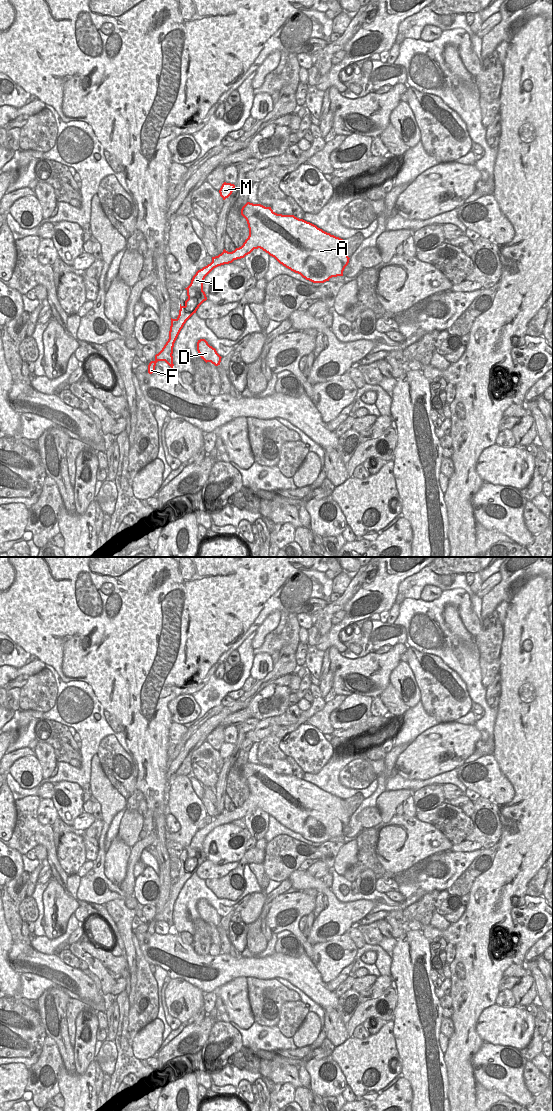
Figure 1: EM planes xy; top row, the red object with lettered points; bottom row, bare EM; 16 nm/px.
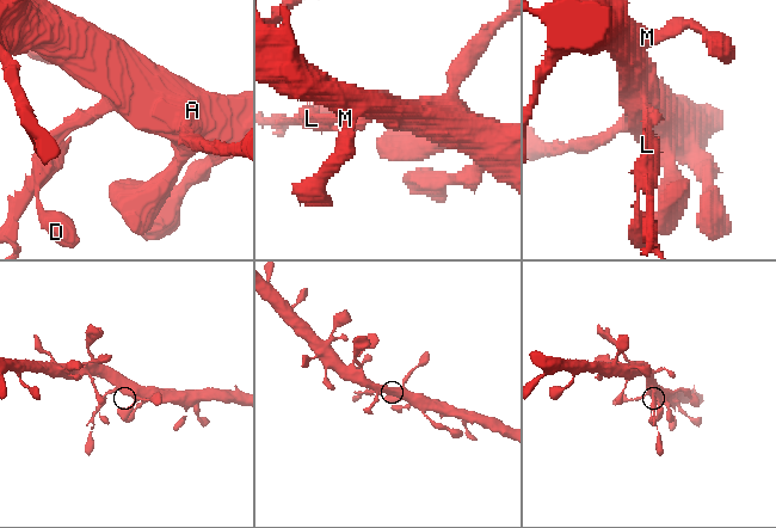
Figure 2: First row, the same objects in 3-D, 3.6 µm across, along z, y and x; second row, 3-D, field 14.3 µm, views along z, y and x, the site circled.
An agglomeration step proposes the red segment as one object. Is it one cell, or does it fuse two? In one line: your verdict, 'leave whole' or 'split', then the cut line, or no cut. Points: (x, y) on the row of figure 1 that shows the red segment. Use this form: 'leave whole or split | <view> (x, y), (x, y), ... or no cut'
split | xy (171, 323), (182, 327)

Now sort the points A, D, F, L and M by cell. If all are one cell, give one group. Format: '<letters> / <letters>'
A D L M / F

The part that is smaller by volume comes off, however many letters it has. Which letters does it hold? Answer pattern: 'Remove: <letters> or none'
Remove: F

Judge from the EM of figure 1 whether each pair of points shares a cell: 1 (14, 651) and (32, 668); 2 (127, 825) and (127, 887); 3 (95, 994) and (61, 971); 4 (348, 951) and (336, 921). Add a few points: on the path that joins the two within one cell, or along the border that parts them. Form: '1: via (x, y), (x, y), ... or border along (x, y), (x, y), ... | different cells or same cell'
1: border along (24, 664), (20, 667), (10, 666) | different cells
2: border along (139, 840), (131, 847) | different cells
3: via (87, 990), (69, 976) | same cell
4: border along (344, 933), (336, 938), (319, 943) | different cells

